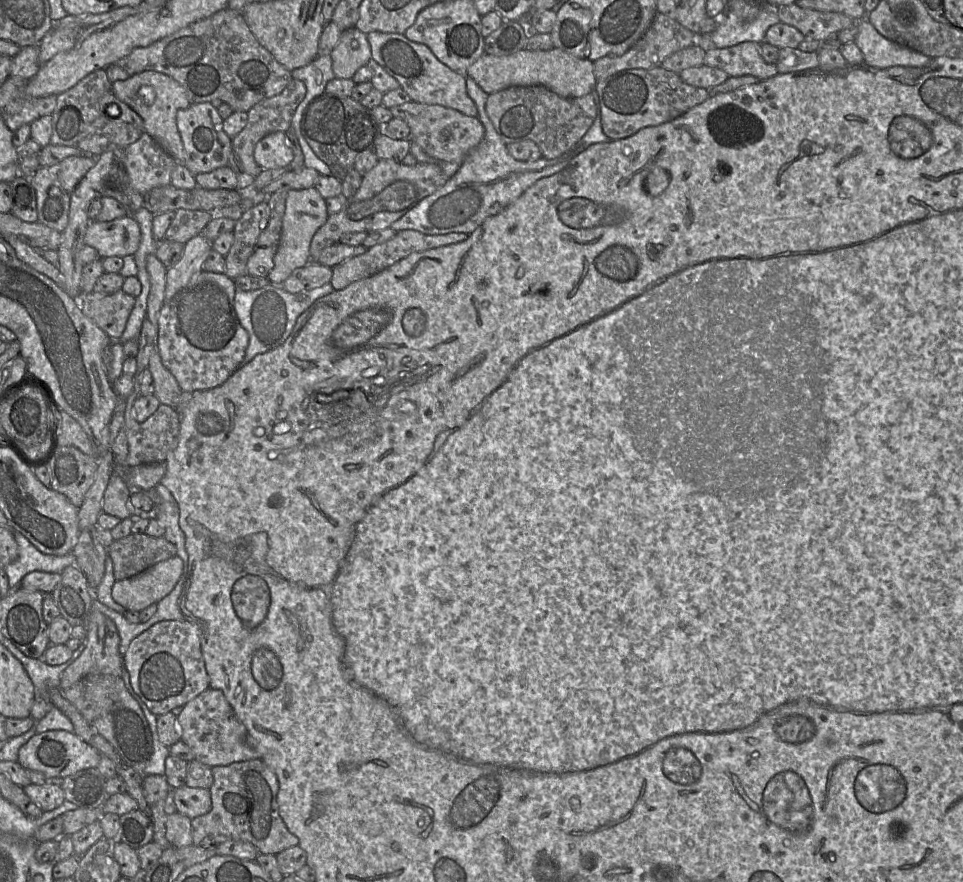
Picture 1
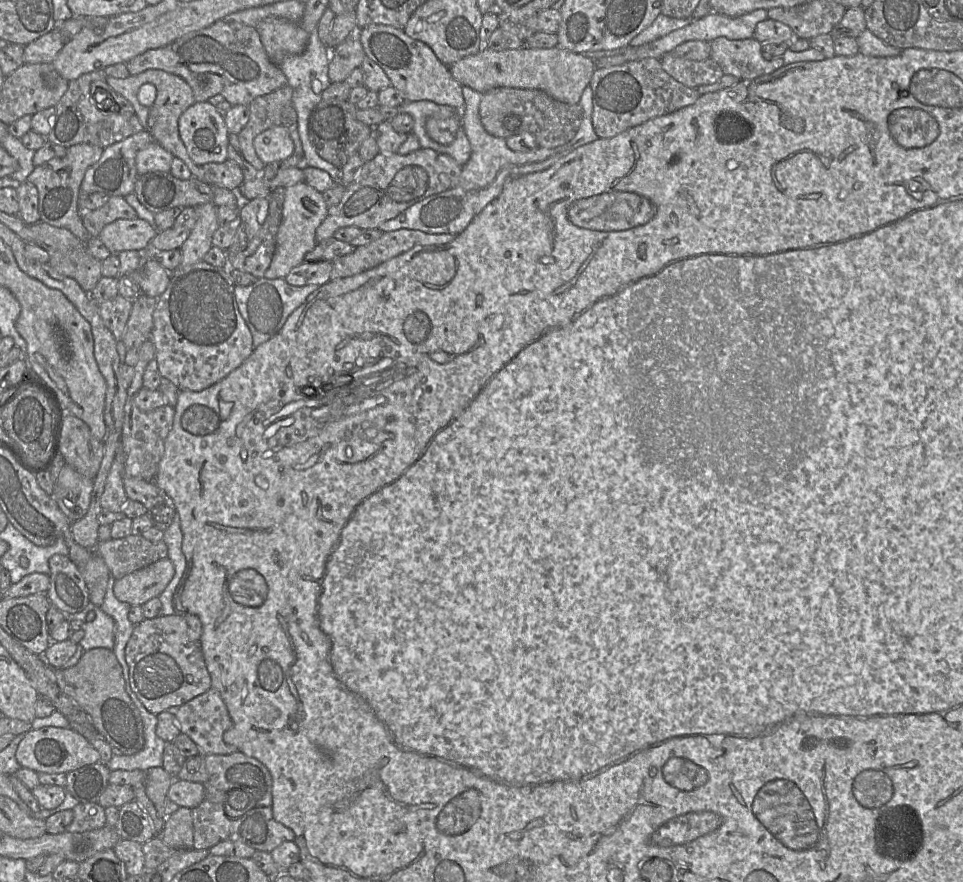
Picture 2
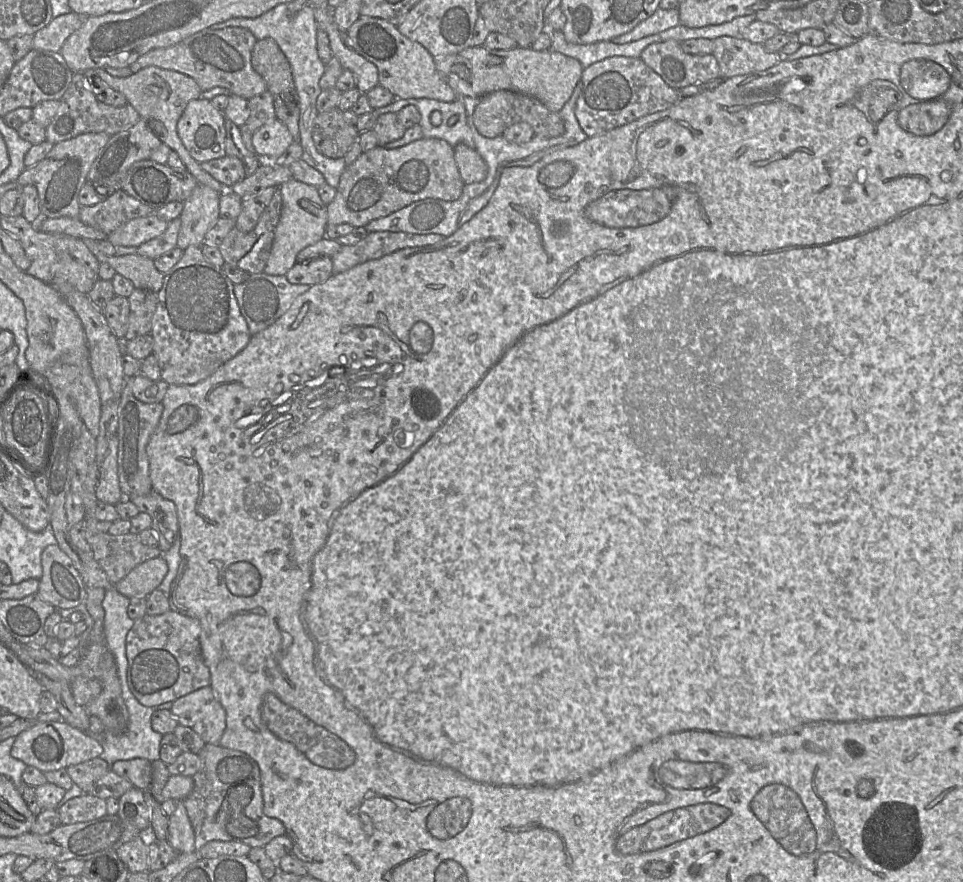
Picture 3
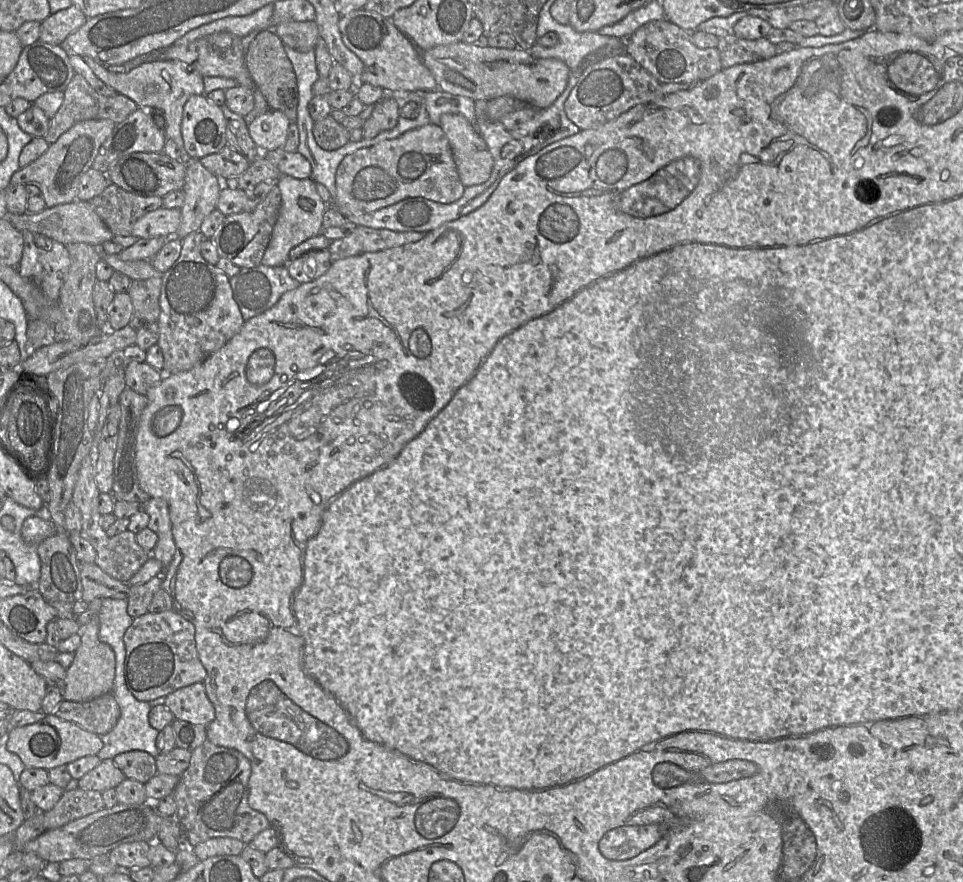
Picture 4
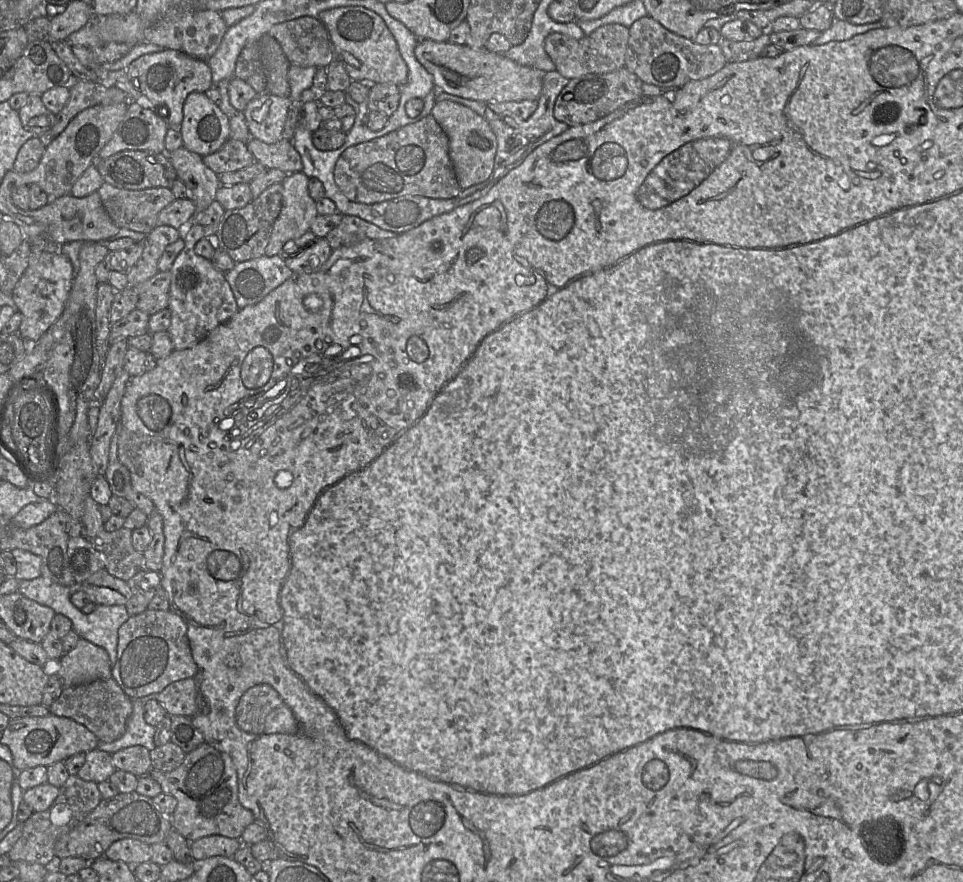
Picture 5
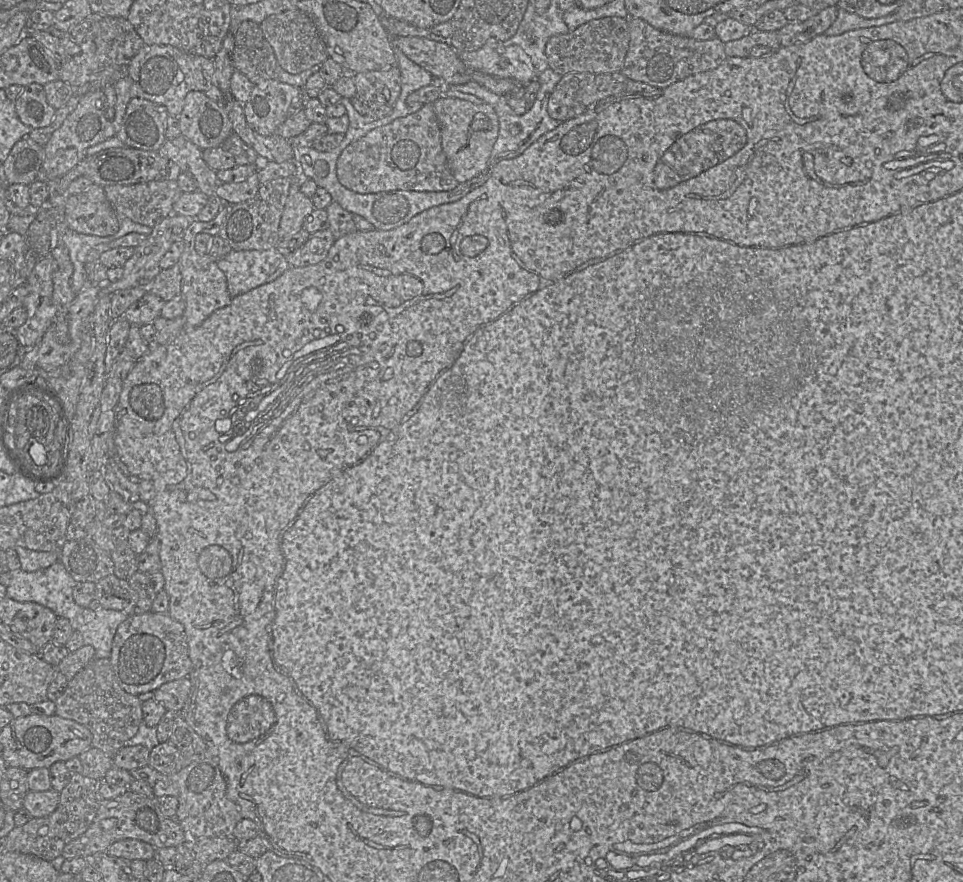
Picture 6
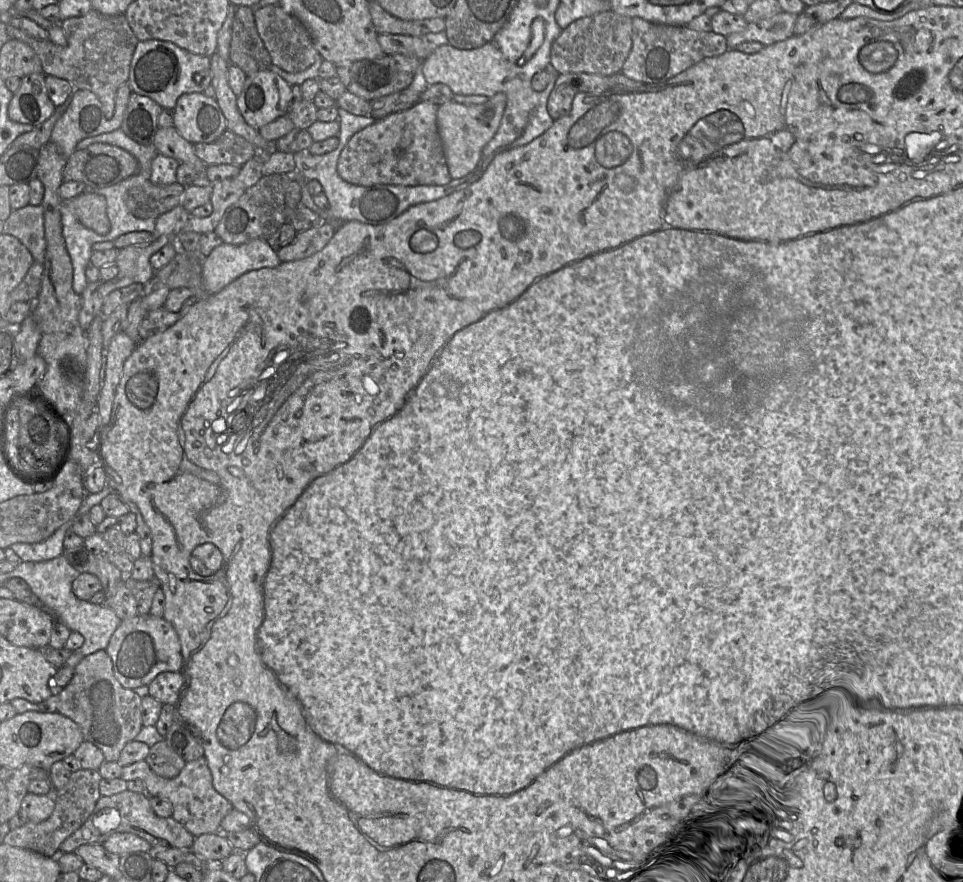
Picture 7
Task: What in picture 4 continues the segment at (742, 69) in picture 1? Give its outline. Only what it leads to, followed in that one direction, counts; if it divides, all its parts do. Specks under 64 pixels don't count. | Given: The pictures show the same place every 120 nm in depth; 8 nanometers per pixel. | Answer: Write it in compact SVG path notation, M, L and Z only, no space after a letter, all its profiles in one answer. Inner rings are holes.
M727 34L719 37L717 49L723 68L743 63L752 63L771 58L776 54L775 44L767 37L748 40Z

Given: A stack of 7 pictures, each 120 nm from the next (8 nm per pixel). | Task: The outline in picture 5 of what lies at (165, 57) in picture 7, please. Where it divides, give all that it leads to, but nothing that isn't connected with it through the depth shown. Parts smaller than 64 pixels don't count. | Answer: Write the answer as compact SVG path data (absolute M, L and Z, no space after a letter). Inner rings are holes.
M162 49L137 58L128 66L124 79L115 84L115 87L122 90L130 101L137 101L152 108L167 107L167 124L175 130L180 130L187 96L192 92L205 93L212 86L212 74L207 61L173 49Z

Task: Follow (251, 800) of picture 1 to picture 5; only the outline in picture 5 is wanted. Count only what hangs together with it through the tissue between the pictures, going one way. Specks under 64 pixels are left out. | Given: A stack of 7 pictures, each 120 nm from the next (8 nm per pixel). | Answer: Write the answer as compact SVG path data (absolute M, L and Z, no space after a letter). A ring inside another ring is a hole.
M204 742L186 754L182 764L173 771L151 770L148 776L157 781L162 792L177 800L177 807L170 817L172 828L176 829L189 842L211 835L221 835L240 839L245 828L255 822L253 813L244 808L238 799L238 775L230 755L220 752Z

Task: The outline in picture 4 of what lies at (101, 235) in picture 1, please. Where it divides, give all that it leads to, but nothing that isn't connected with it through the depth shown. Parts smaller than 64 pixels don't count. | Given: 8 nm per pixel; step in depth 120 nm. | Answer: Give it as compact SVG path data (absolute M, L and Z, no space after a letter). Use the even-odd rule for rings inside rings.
M159 208L138 219L132 229L137 238L171 238L175 236L181 222L181 209Z

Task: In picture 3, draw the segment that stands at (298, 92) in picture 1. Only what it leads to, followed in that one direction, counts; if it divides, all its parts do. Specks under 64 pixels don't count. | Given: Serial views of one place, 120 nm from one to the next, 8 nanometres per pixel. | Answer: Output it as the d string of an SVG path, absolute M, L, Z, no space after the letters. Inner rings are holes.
M267 90L249 101L250 116L240 128L240 133L244 145L255 152L253 146L253 134L263 125L276 119L274 101L270 92Z

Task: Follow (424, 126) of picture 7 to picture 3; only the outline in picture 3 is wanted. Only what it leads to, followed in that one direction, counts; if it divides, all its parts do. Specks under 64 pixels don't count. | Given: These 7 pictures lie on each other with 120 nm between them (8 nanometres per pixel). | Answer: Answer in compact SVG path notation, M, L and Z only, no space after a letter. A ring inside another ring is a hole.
M424 137L397 148L378 145L362 152L352 164L345 167L336 188L336 195L327 205L327 225L346 223L354 228L365 227L375 219L386 217L425 198L453 201L461 196L464 184L455 161L454 149L445 140Z

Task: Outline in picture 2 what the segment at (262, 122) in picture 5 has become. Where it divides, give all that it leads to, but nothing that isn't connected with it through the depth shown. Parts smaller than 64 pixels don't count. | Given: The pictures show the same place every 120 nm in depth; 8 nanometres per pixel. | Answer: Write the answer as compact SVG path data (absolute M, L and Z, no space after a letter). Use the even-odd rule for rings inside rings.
M282 125L271 127L254 138L257 156L266 165L278 162L294 154L293 141Z

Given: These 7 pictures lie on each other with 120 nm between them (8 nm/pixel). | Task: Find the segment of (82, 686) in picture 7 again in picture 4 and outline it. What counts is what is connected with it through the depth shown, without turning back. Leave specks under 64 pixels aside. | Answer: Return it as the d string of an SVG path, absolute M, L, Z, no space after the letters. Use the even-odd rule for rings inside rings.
M111 692L85 702L63 700L54 715L100 736L114 728L120 708Z

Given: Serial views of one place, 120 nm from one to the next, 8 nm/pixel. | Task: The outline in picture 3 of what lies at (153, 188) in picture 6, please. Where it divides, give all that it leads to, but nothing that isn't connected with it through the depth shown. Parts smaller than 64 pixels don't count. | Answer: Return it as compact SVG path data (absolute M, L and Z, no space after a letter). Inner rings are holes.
M119 188L102 202L81 206L79 219L108 235L130 220L152 213L151 207Z

